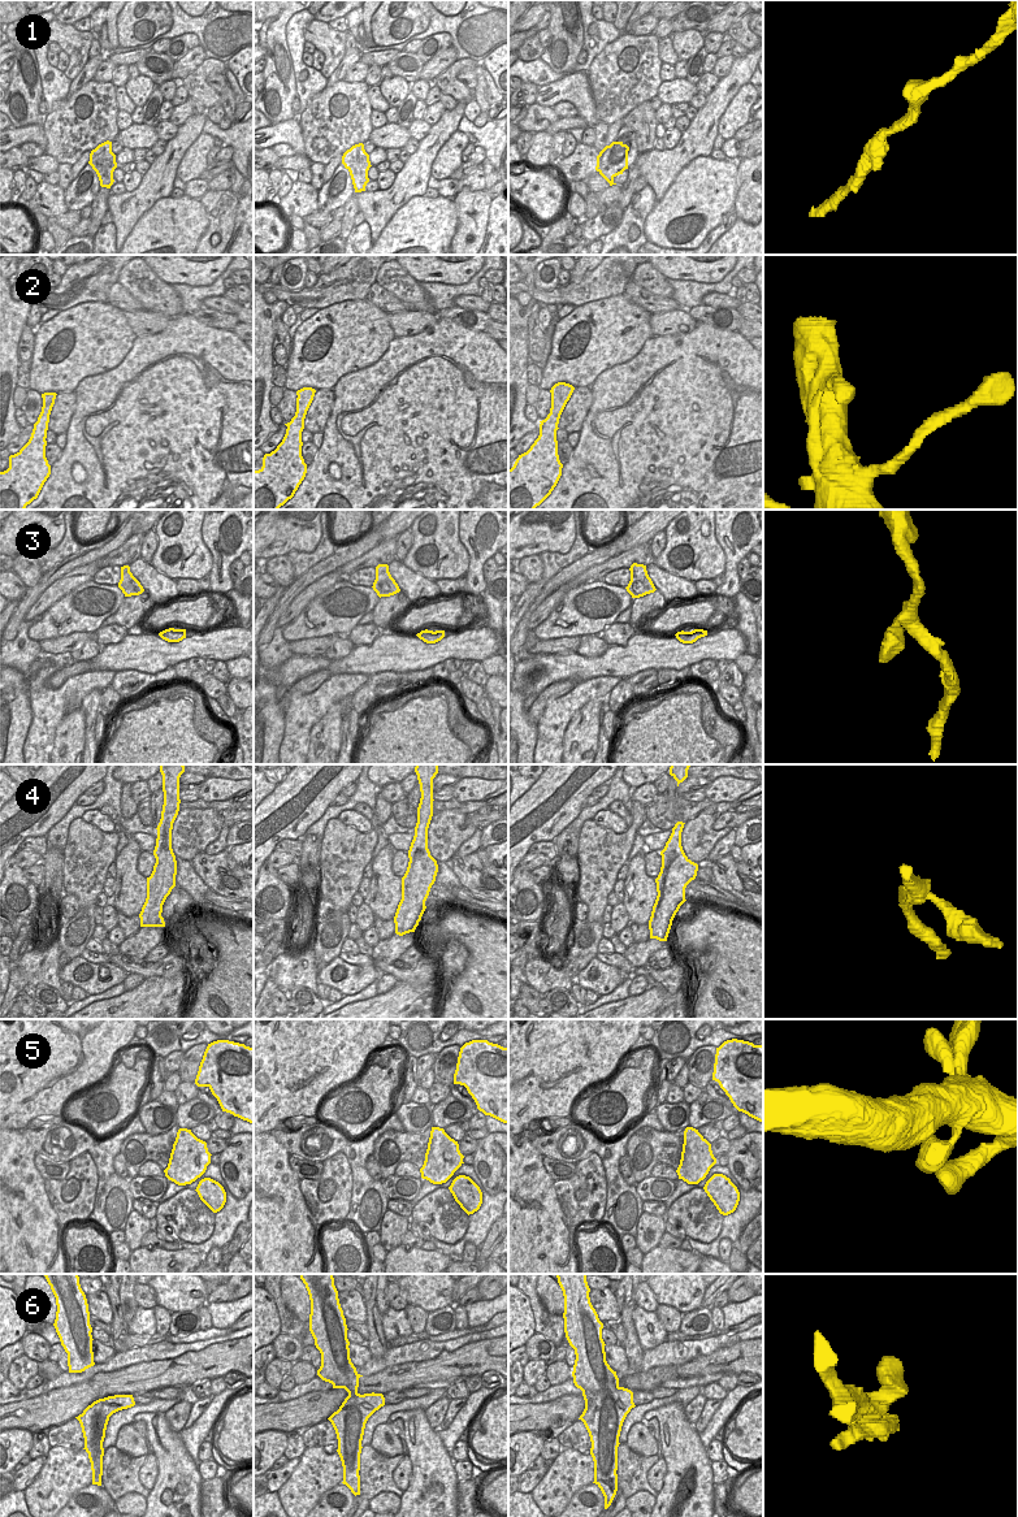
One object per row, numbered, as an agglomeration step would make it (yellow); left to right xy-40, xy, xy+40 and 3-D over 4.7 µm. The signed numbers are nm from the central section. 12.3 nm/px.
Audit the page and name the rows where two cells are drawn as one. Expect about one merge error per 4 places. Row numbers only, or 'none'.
1

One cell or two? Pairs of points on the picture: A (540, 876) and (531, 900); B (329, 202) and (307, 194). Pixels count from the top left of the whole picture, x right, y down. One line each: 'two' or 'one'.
A: two
B: two

